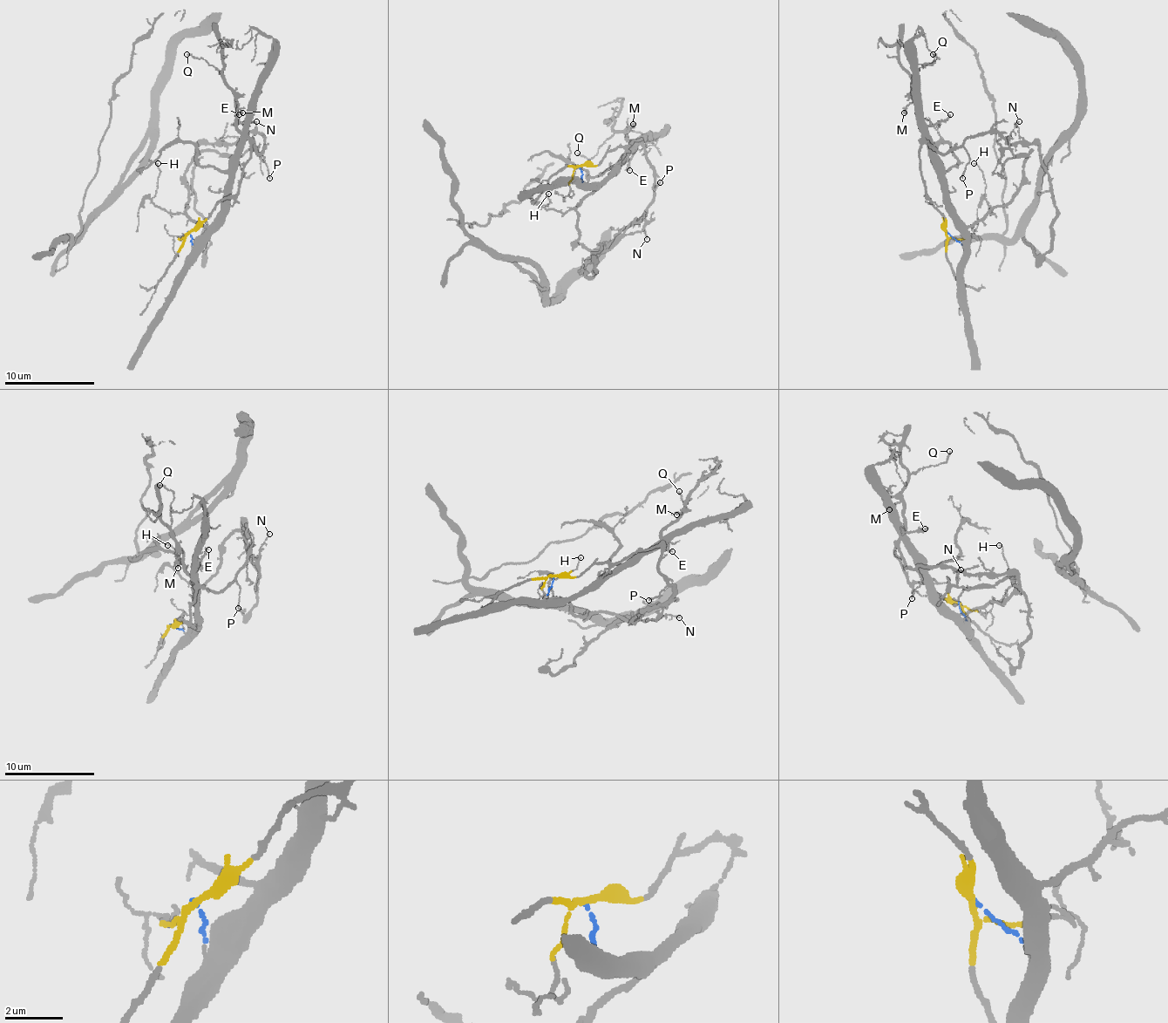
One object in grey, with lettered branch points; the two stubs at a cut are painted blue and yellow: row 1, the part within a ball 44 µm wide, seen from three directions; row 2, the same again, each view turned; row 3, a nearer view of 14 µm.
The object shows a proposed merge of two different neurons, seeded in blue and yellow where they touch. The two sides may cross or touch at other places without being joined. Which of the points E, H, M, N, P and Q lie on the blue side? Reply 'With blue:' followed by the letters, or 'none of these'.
With blue: E, H, N

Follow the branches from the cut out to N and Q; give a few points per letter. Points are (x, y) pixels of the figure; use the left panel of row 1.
N: (187, 233), (192, 244), (207, 228), (186, 213), (186, 167), (203, 152), (241, 156), (251, 146), (255, 122)
Q: (187, 233), (237, 192), (251, 156), (251, 140), (237, 126), (235, 91), (224, 74), (187, 54)

